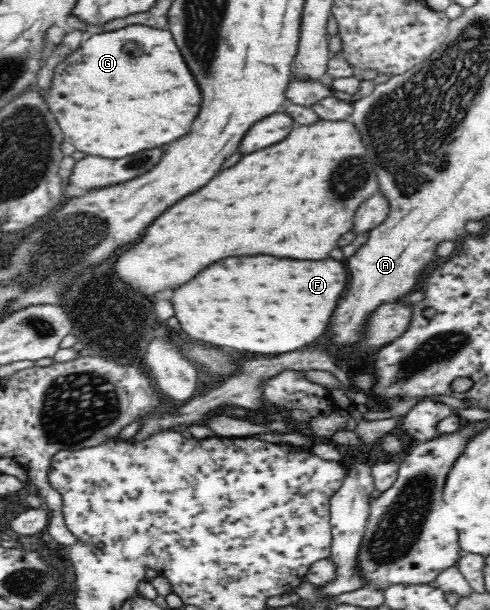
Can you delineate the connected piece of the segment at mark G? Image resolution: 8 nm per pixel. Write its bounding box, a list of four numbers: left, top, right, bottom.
[45,24,201,158]

